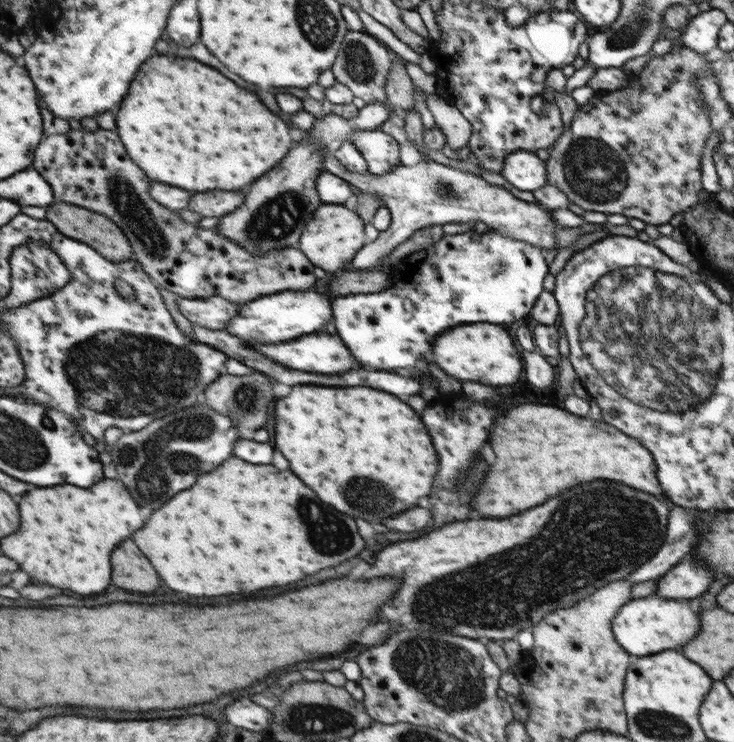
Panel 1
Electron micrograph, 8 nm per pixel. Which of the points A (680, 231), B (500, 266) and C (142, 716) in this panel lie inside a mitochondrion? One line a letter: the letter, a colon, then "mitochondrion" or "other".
A: other
B: mitochondrion
C: other

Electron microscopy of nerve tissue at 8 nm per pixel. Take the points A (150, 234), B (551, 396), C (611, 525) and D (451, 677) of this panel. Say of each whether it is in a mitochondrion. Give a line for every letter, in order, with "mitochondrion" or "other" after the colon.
A: mitochondrion
B: other
C: mitochondrion
D: mitochondrion

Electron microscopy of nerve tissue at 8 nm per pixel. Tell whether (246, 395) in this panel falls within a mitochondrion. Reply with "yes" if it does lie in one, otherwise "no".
yes

